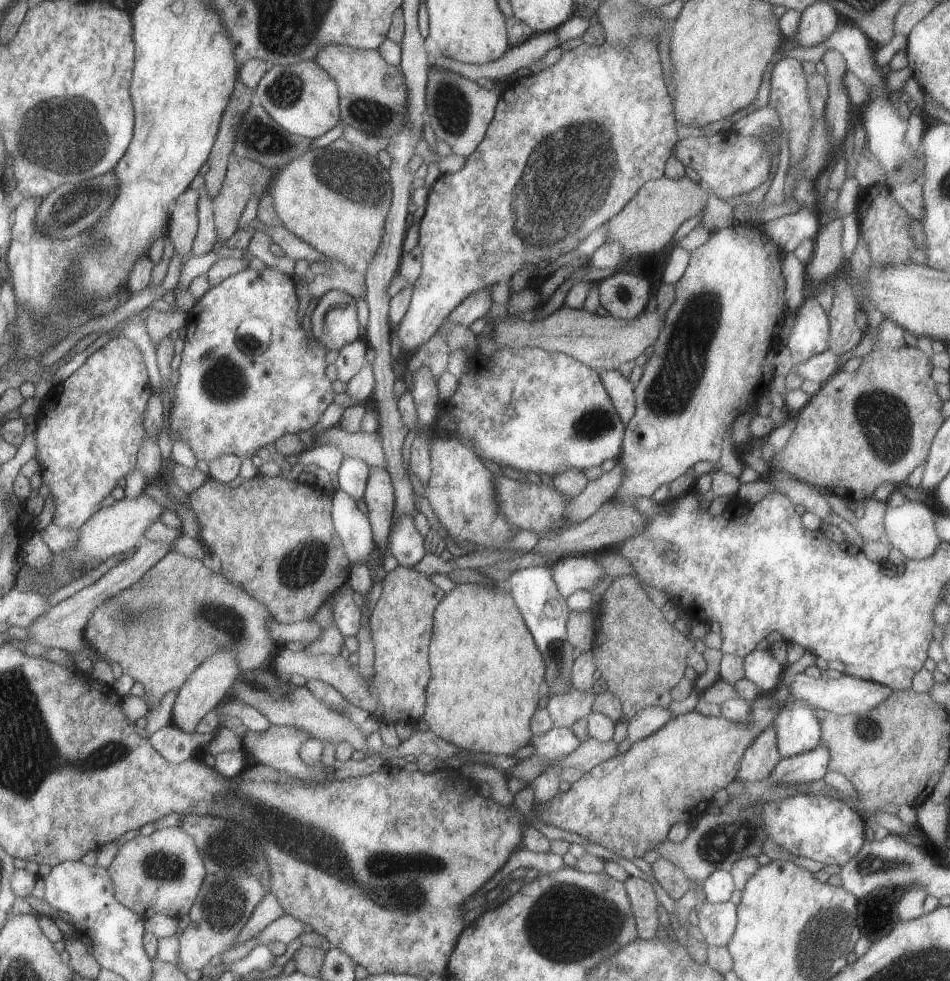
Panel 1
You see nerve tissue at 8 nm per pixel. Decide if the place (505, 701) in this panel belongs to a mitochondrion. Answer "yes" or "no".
no

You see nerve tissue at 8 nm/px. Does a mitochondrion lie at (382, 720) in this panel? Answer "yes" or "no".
no

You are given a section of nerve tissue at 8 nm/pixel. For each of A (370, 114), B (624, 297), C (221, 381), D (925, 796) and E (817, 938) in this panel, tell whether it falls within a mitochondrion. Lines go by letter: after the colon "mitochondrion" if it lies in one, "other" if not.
A: mitochondrion
B: mitochondrion
C: mitochondrion
D: other
E: mitochondrion

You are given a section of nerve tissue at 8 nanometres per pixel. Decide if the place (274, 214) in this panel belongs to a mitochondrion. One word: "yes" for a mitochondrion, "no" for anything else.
no

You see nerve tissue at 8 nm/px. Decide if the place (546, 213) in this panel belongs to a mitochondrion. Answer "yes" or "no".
yes

